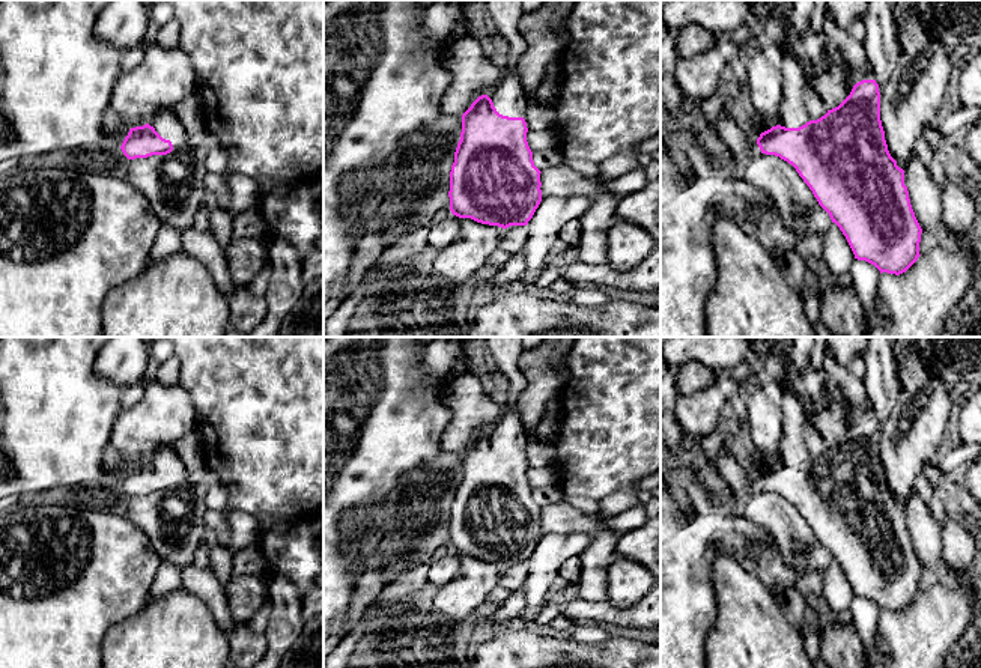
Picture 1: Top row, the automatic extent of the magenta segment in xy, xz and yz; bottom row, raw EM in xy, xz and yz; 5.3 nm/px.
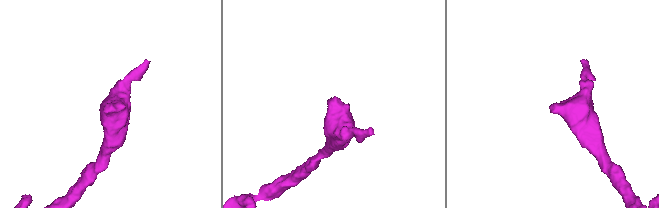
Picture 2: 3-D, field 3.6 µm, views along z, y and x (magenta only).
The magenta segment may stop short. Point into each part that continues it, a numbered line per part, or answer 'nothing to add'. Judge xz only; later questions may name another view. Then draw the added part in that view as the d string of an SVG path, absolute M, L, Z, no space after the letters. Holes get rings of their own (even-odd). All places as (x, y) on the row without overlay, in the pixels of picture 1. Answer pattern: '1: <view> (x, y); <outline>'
1: xz (509, 435); M504 403L504 412L497 423L487 430L494 444L503 453L524 454L528 444L528 433L522 424L516 406Z

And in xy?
1: xy (166, 459); M172 444L161 445L149 459L149 462L153 463L162 475L172 478L173 487L181 486L188 475L182 459L175 451Z

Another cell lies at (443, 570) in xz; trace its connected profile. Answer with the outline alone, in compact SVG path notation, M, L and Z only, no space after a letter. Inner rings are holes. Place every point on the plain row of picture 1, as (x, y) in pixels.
M451 551L447 557L441 560L432 560L429 566L430 566L429 573L430 587L432 588L442 587L444 584L454 579L459 570L459 554Z

